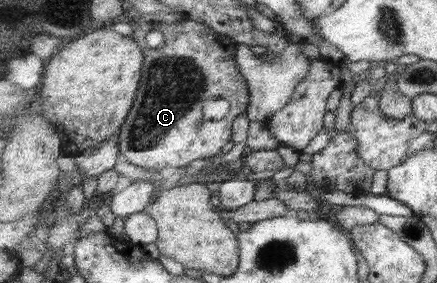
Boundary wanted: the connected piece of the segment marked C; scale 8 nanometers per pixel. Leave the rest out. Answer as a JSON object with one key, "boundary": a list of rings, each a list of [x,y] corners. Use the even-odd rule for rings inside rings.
{"boundary":[[[187,16],[176,23],[145,22],[144,20],[132,20],[133,36],[137,43],[144,49],[148,60],[144,62],[144,80],[139,86],[135,100],[135,106],[124,122],[120,132],[120,152],[129,163],[145,169],[159,170],[172,166],[188,166],[190,162],[198,158],[207,159],[210,156],[220,154],[220,150],[233,140],[233,122],[249,109],[250,97],[249,85],[243,74],[240,74],[236,64],[235,40],[222,33],[216,34],[210,25]],[[152,30],[160,31],[165,36],[165,45],[160,48],[151,48],[146,36]],[[214,98],[224,98],[230,102],[232,112],[224,116],[222,124],[206,124],[204,104]]]}

